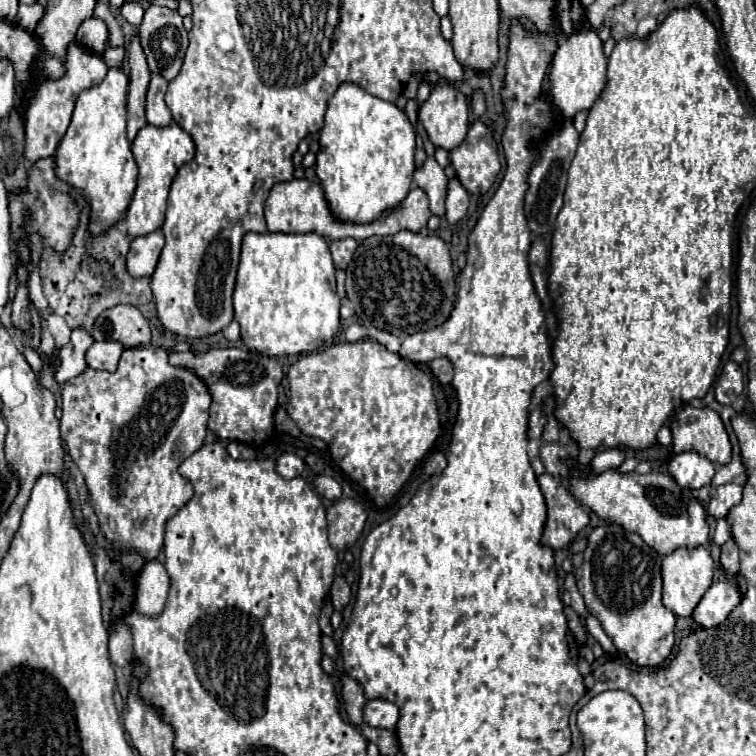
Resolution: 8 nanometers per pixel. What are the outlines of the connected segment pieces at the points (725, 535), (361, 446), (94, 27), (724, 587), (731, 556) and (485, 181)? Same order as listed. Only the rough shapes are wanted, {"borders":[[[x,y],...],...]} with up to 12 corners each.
{"borders":[[[724,519],[716,523],[712,543],[722,547],[730,539]],[[374,339],[290,365],[286,411],[380,507],[436,447],[430,377]],[[86,19],[76,33],[82,47],[104,55],[110,47],[104,21]],[[732,579],[714,581],[692,619],[718,627],[740,605]],[[732,539],[722,547],[722,567],[730,575],[740,573],[738,551]],[[482,121],[448,151],[462,187],[486,193],[500,173]]]}

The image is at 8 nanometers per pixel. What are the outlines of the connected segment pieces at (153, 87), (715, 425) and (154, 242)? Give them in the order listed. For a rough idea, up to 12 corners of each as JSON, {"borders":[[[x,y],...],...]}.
{"borders":[[[152,75],[146,95],[146,119],[166,127],[172,113],[164,103],[168,81]],[[686,405],[670,419],[674,453],[694,449],[716,465],[732,445],[714,409]],[[162,229],[136,237],[126,265],[130,275],[152,275],[164,249]]]}

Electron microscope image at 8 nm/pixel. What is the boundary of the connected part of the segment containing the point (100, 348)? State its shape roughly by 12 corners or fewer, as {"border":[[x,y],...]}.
{"border":[[98,341],[88,349],[92,369],[116,371],[124,345]]}

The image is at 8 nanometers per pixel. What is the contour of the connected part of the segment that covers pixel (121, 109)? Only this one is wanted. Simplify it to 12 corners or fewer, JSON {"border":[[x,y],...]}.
{"border":[[128,75],[78,95],[58,179],[92,205],[92,231],[124,219],[136,187]]}

